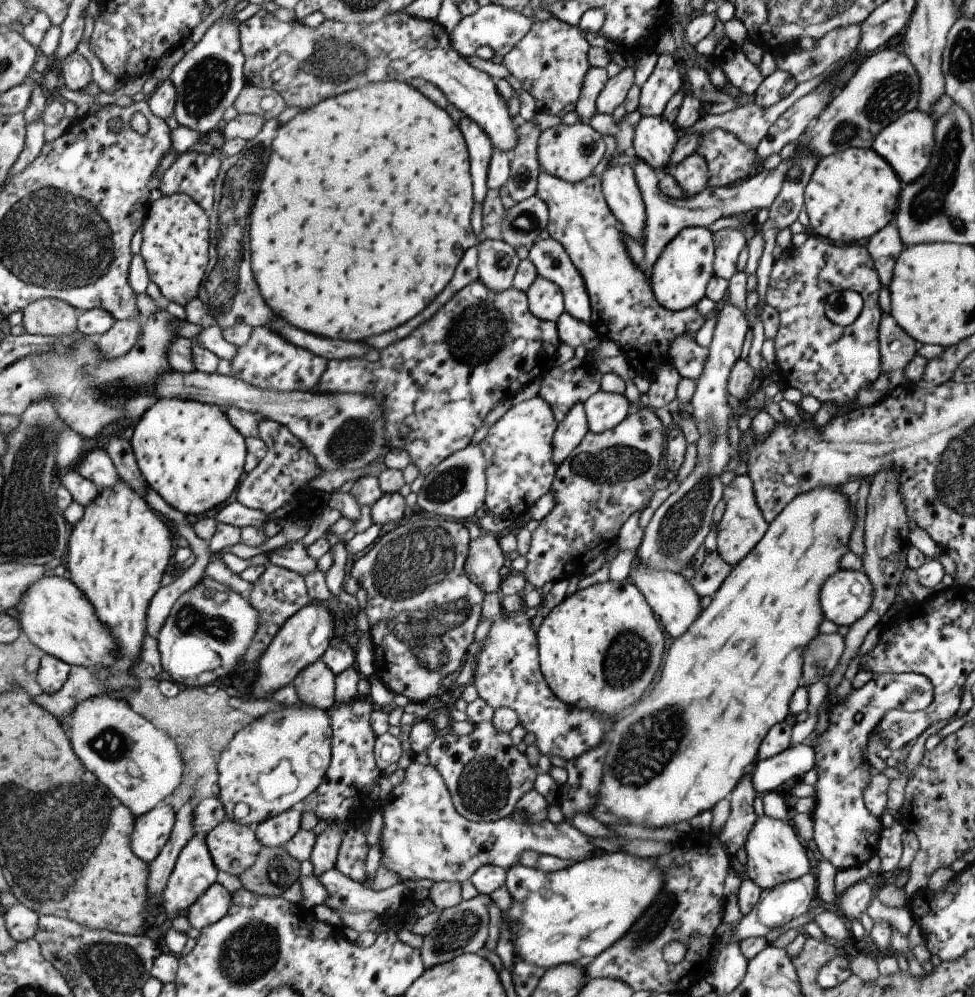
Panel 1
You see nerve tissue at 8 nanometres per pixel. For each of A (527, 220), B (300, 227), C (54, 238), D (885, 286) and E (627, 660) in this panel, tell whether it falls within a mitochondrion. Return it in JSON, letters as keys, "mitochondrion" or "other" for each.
{"A":"mitochondrion","B":"other","C":"mitochondrion","D":"other","E":"mitochondrion"}

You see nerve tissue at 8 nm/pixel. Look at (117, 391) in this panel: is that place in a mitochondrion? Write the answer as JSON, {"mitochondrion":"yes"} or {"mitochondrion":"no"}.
{"mitochondrion":"yes"}

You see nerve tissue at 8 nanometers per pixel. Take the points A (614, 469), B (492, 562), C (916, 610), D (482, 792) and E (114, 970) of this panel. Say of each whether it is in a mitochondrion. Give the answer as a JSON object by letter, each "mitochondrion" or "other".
{"A":"mitochondrion","B":"other","C":"other","D":"mitochondrion","E":"mitochondrion"}

